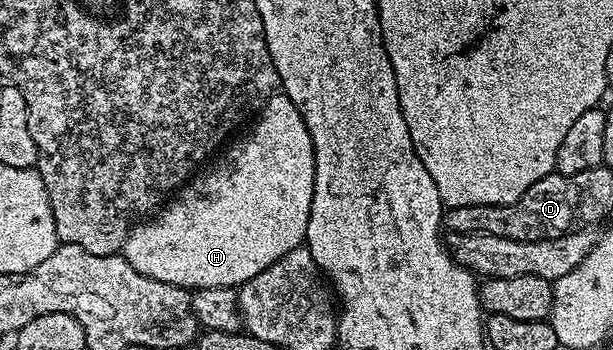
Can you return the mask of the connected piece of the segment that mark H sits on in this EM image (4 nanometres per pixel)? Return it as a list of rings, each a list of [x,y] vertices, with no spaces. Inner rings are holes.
[[[283,91],[273,93],[271,99],[264,102],[264,108],[259,114],[258,120],[260,122],[237,145],[229,144],[223,150],[224,158],[213,169],[205,168],[204,174],[201,172],[199,175],[193,176],[191,180],[180,186],[175,196],[155,216],[133,225],[132,230],[128,233],[128,238],[124,241],[122,255],[130,263],[130,267],[134,267],[134,271],[138,271],[150,279],[178,285],[189,291],[209,289],[210,287],[239,287],[250,279],[254,279],[254,275],[266,271],[266,267],[270,267],[270,263],[282,259],[282,255],[286,255],[286,251],[294,251],[299,245],[304,244],[306,223],[310,219],[310,203],[314,199],[314,147],[310,139],[310,131],[306,131],[306,123],[302,119],[298,107],[294,107],[292,100]]]

